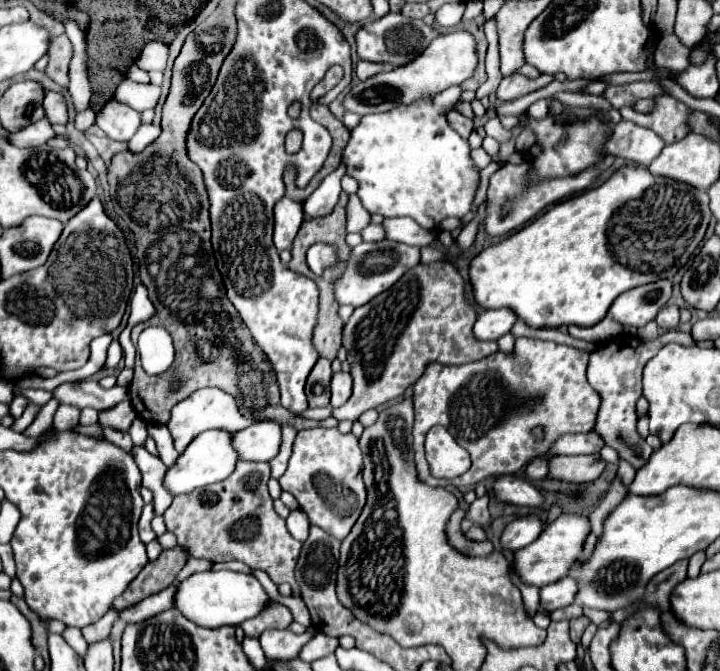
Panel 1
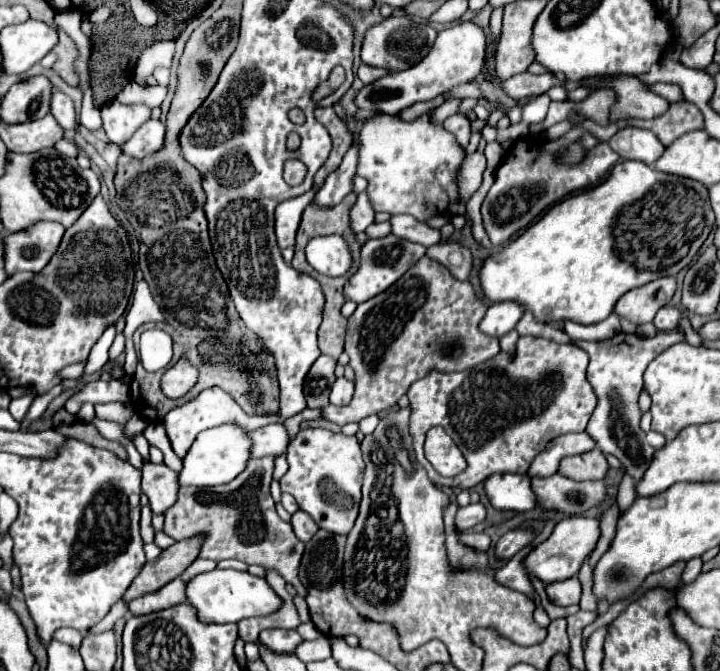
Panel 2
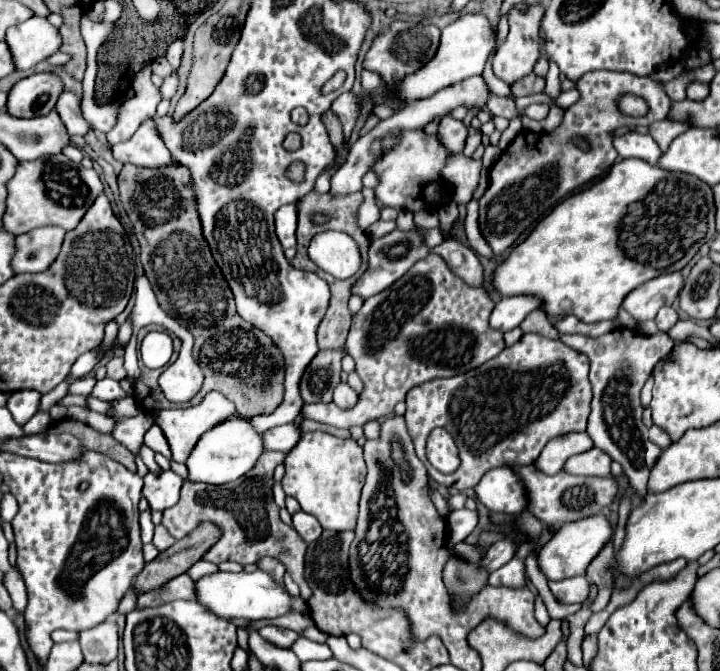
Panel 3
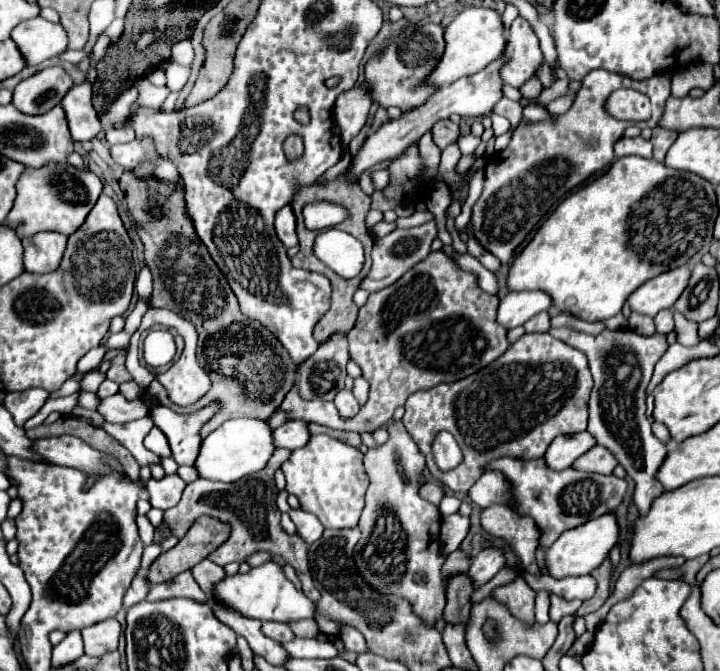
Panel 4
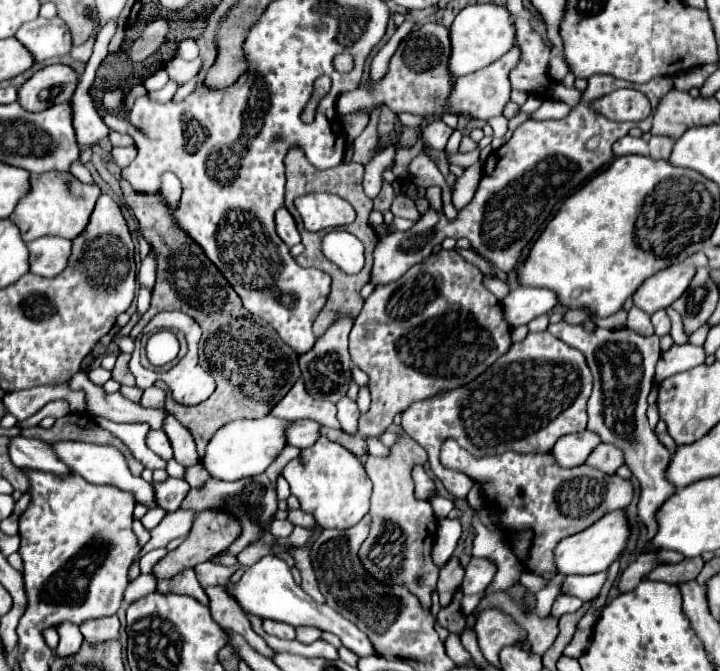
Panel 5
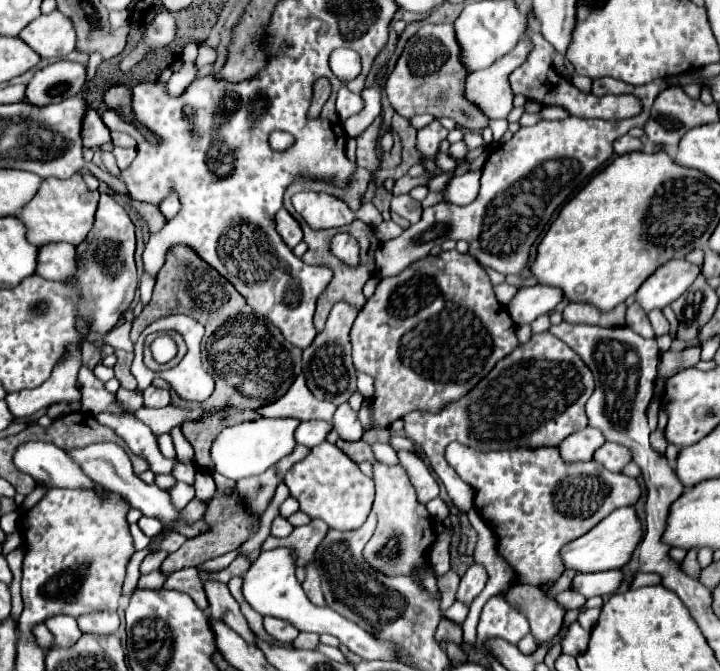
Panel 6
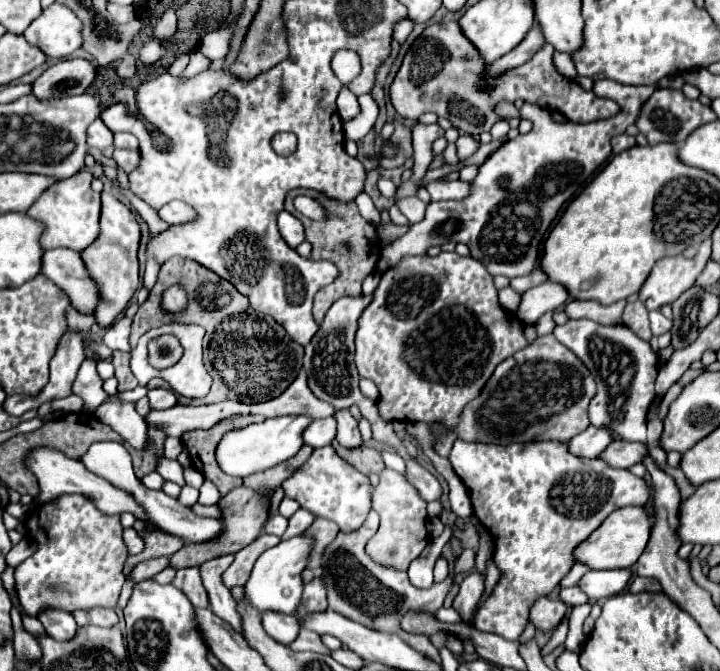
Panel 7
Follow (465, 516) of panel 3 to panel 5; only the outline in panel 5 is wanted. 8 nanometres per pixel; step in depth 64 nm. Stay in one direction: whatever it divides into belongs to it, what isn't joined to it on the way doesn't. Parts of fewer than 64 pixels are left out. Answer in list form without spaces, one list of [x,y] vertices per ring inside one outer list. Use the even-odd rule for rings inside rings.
[[[444,518],[438,522],[438,540],[432,552],[432,558],[438,566],[444,566],[452,556],[458,540],[462,536],[462,524],[456,518]]]

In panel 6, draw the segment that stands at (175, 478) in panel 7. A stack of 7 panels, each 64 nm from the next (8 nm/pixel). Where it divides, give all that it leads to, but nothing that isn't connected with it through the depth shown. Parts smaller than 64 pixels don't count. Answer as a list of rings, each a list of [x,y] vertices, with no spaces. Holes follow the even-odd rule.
[[[120,388],[116,392],[116,396],[120,398],[120,402],[124,402],[124,406],[128,406],[130,410],[136,410],[142,406],[142,394],[138,390],[126,390],[126,388]],[[98,414],[96,420],[112,428],[136,456],[144,458],[150,464],[152,472],[170,474],[174,460],[166,460],[160,454],[160,450],[156,448],[156,436],[146,424],[136,422],[136,418],[128,418],[128,414],[124,418],[112,418],[112,414]]]

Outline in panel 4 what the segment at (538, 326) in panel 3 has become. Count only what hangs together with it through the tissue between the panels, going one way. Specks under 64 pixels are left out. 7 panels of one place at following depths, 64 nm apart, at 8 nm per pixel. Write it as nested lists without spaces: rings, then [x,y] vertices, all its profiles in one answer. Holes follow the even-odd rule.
[[[540,312],[534,318],[530,318],[524,324],[524,328],[526,328],[526,332],[548,332],[550,330],[550,316],[548,316],[548,312]]]

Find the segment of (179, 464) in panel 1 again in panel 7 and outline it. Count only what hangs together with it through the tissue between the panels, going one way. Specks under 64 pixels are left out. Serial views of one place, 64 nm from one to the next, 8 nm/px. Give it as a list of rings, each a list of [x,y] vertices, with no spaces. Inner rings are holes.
[[[280,416],[280,418],[266,418],[264,422],[250,424],[244,428],[234,428],[226,432],[216,448],[216,462],[222,472],[238,478],[246,478],[256,472],[264,472],[288,458],[292,458],[300,446],[300,432],[304,426],[308,426],[310,418],[300,418],[300,416]]]

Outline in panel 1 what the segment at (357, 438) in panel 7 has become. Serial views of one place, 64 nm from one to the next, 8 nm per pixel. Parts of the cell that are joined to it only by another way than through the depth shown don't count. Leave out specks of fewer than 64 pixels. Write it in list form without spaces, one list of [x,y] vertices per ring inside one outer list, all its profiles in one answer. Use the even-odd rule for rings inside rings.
[[[334,372],[332,374],[332,406],[340,408],[352,394],[352,378],[348,372]]]

